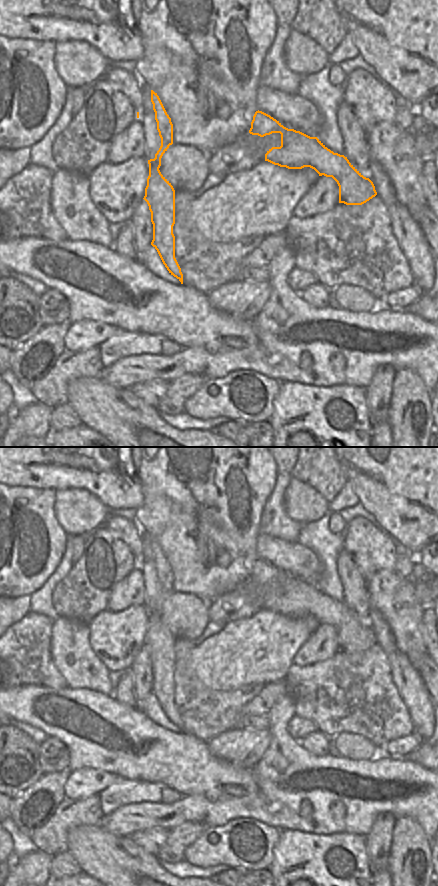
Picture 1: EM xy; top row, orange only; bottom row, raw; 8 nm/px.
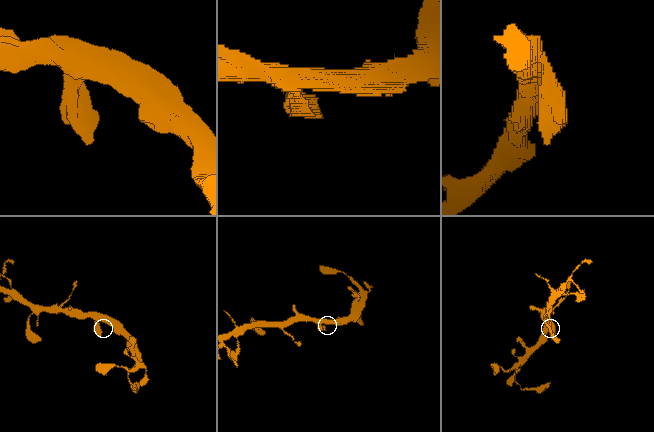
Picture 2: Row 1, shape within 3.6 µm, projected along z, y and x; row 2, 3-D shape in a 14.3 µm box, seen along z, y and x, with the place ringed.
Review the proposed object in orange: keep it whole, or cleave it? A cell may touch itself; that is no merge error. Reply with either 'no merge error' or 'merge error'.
no merge error

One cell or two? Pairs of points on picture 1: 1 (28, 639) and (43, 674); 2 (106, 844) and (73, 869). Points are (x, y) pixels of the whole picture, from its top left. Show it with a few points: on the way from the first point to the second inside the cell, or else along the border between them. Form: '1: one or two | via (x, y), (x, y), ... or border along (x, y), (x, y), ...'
1: one | via (28, 648), (28, 659), (34, 665)
2: two | border along (66, 851), (72, 856), (82, 871)

